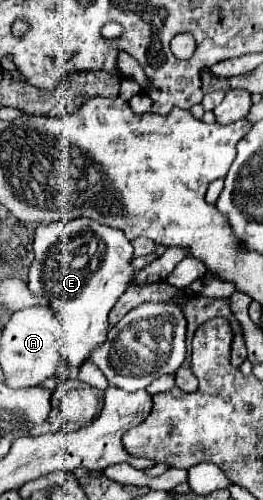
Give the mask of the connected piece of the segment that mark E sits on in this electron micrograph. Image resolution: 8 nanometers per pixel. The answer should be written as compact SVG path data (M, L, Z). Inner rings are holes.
M77 218L77 220L69 220L67 224L51 222L37 226L33 252L35 252L35 260L29 266L29 280L27 280L29 290L35 296L47 298L49 306L61 316L63 332L65 332L61 356L69 362L71 368L77 368L91 354L95 346L105 342L107 326L109 326L107 316L115 306L115 302L119 300L119 296L127 290L127 284L135 274L135 270L129 266L129 260L133 256L133 246L119 228L99 224L91 218Z

